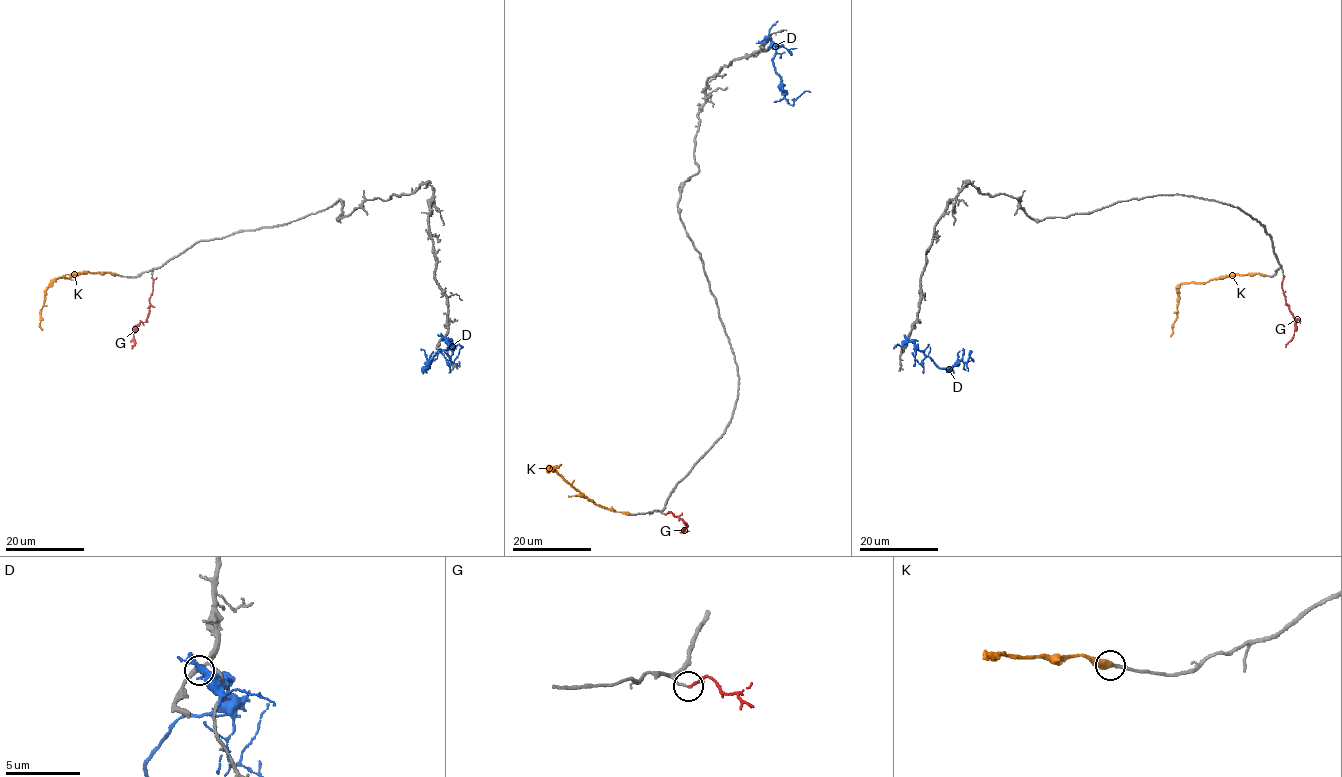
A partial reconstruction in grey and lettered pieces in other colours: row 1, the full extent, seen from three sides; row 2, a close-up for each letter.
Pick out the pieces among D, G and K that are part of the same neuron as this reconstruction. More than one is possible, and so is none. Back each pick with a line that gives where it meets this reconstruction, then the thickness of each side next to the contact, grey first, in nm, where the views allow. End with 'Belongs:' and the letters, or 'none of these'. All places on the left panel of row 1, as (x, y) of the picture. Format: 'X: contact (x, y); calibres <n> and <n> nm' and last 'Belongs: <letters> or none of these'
G: contact (152, 277); calibres 150 and 140 nm
K: contact (116, 275); calibres 200 and 480 nm
Belongs: G, K

